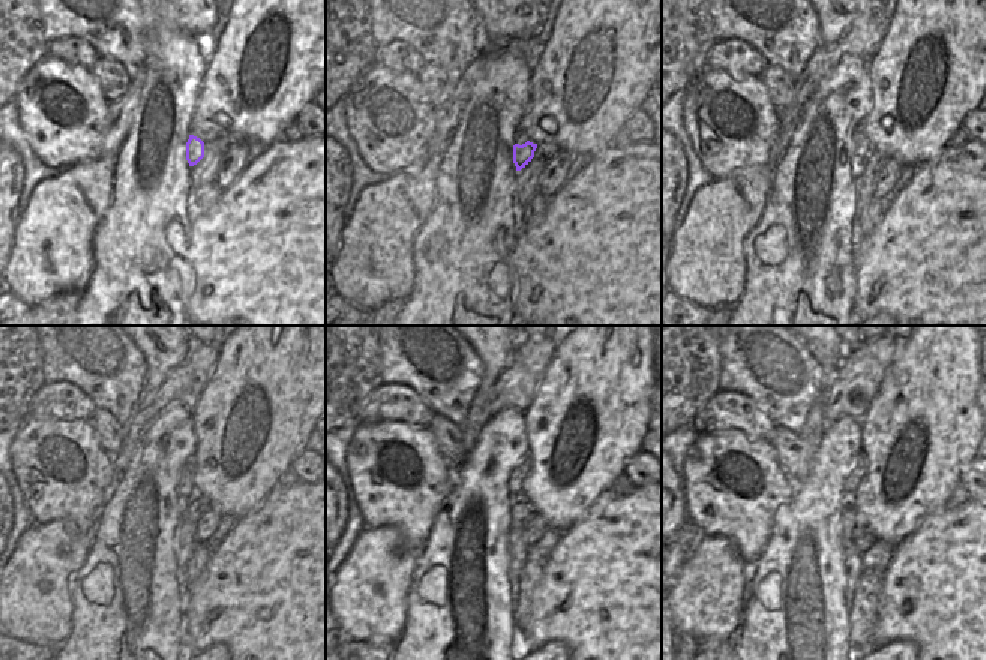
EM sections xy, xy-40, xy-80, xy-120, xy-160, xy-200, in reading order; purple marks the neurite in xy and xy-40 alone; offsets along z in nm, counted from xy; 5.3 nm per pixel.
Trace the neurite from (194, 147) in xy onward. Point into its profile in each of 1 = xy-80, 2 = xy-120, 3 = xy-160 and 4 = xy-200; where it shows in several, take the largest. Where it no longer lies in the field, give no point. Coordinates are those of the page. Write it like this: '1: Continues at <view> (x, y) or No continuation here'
1: Continues at xy-80 (859, 162)
2: Continues at xy-120 (189, 510)
3: Continues at xy-160 (521, 512)
4: Continues at xy-200 (850, 522)

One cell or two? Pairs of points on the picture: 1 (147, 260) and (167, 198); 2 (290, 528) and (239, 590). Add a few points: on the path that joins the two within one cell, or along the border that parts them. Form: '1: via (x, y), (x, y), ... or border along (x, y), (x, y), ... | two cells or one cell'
1: via (147, 245), (147, 218), (152, 213) | one cell
2: via (285, 543), (254, 575) | one cell

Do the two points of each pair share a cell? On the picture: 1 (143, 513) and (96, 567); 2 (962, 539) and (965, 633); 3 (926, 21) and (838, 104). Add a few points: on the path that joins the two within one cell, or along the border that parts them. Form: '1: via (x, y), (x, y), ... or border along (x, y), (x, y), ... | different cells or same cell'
1: via (135, 527), (110, 554) | same cell
2: via (962, 563), (961, 609) | same cell
3: border along (868, 68), (869, 111) | different cells

